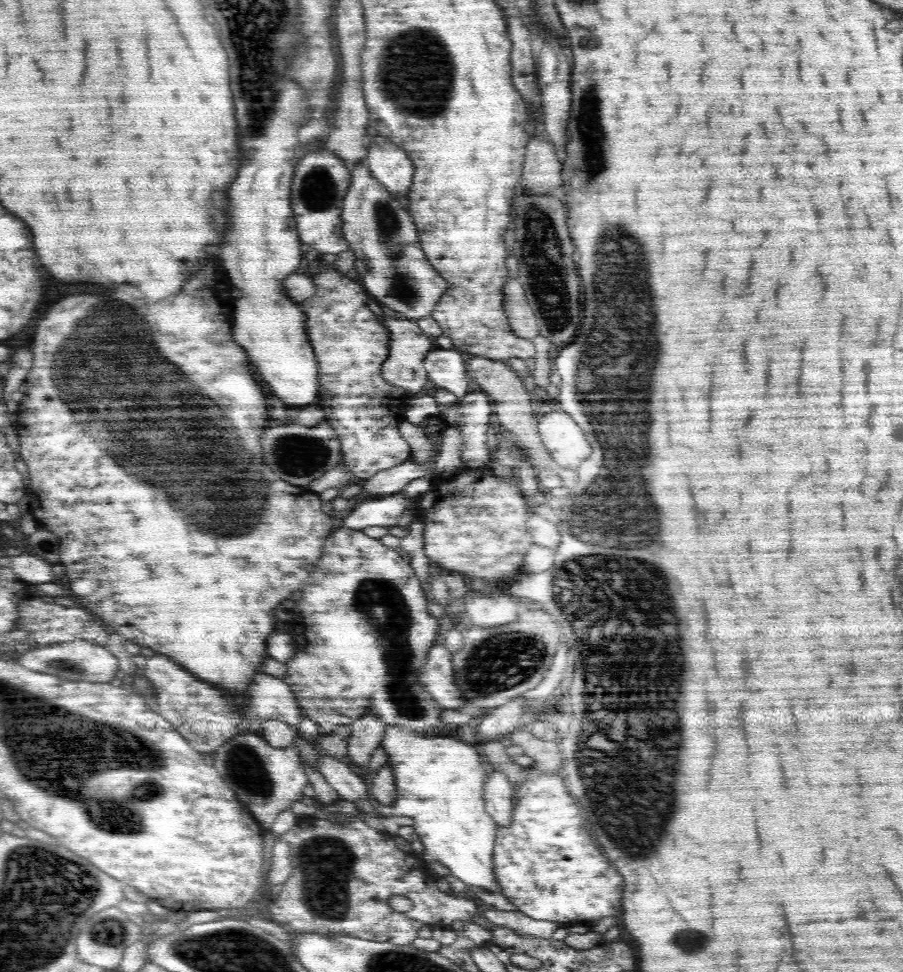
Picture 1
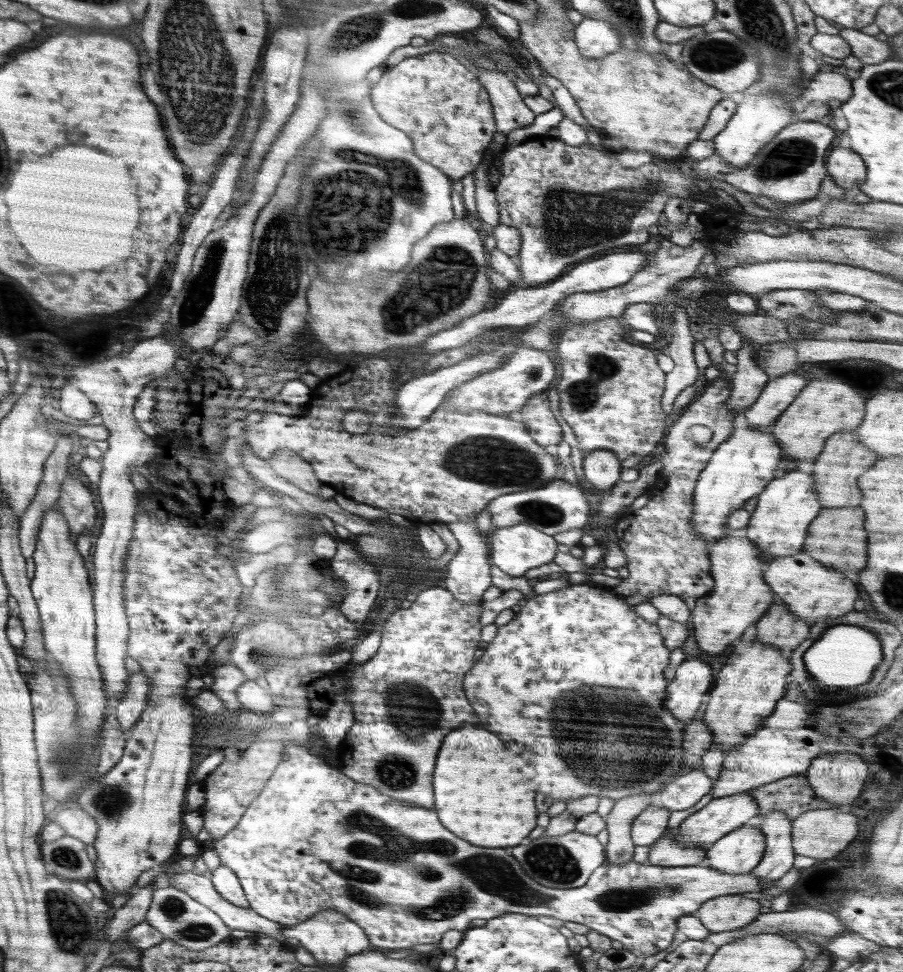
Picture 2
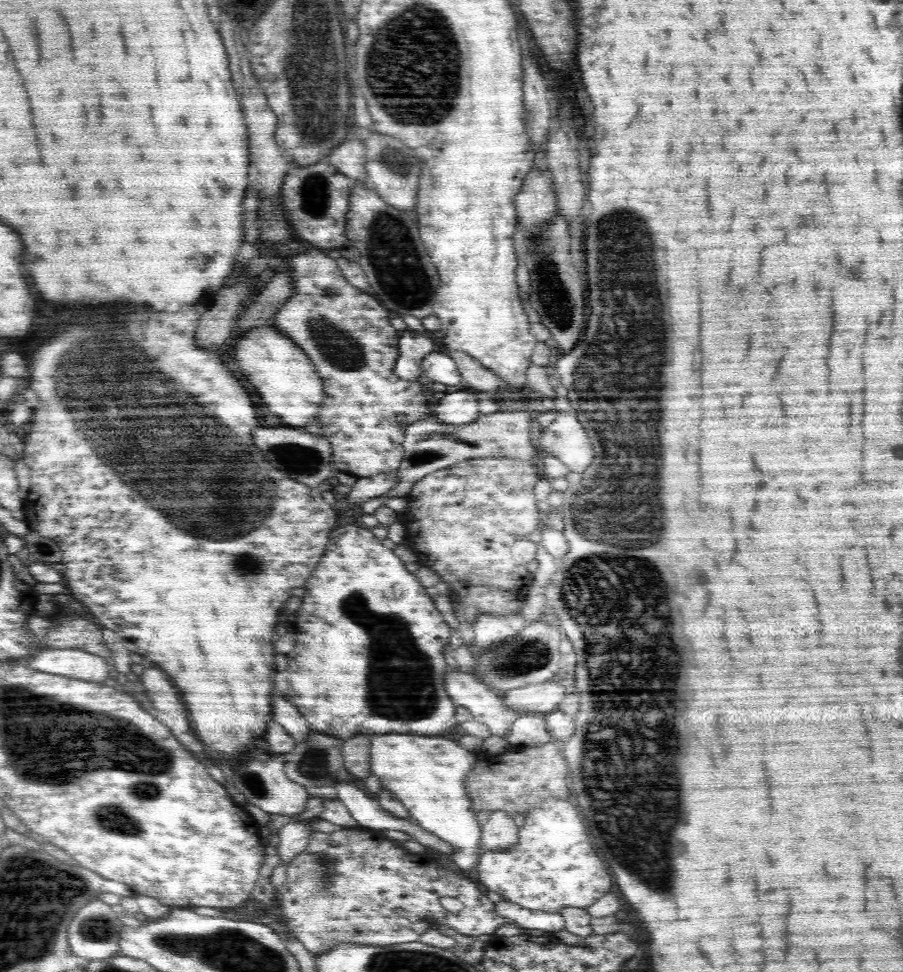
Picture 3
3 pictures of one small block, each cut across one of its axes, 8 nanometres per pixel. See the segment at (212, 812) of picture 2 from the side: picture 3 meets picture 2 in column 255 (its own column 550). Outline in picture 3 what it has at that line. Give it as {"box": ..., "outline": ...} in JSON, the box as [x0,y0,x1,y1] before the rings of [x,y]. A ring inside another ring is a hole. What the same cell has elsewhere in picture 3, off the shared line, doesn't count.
{"box":[465,742,568,817],"outline":[[[556,742],[543,746],[511,746],[502,755],[490,755],[478,750],[475,752],[474,766],[465,778],[465,789],[471,800],[472,811],[502,811],[510,817],[530,813],[540,802],[548,798],[568,800],[568,766],[562,758]]]}

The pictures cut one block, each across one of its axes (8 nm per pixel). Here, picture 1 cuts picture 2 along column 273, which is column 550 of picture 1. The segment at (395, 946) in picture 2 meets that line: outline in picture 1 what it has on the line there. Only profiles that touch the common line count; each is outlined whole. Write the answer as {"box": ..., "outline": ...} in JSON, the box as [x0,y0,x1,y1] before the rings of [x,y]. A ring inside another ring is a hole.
{"box":[493,768,623,924],"outline":[[[529,768],[532,770],[530,774],[527,774],[526,780],[522,781],[520,788],[517,791],[518,804],[514,804],[513,810],[513,822],[508,824],[508,826],[498,826],[496,838],[494,839],[494,854],[493,854],[493,865],[495,870],[495,877],[499,887],[501,888],[501,893],[510,901],[514,906],[518,907],[519,911],[524,914],[536,919],[543,921],[558,921],[561,924],[566,924],[570,921],[592,921],[592,918],[598,919],[604,916],[620,916],[623,912],[622,908],[622,876],[616,872],[616,868],[610,864],[610,860],[596,848],[596,844],[592,842],[592,834],[590,834],[590,829],[586,824],[584,824],[584,818],[580,816],[580,806],[578,806],[578,800],[574,800],[566,786],[562,784],[562,778],[558,772],[541,772],[537,768]]]}

